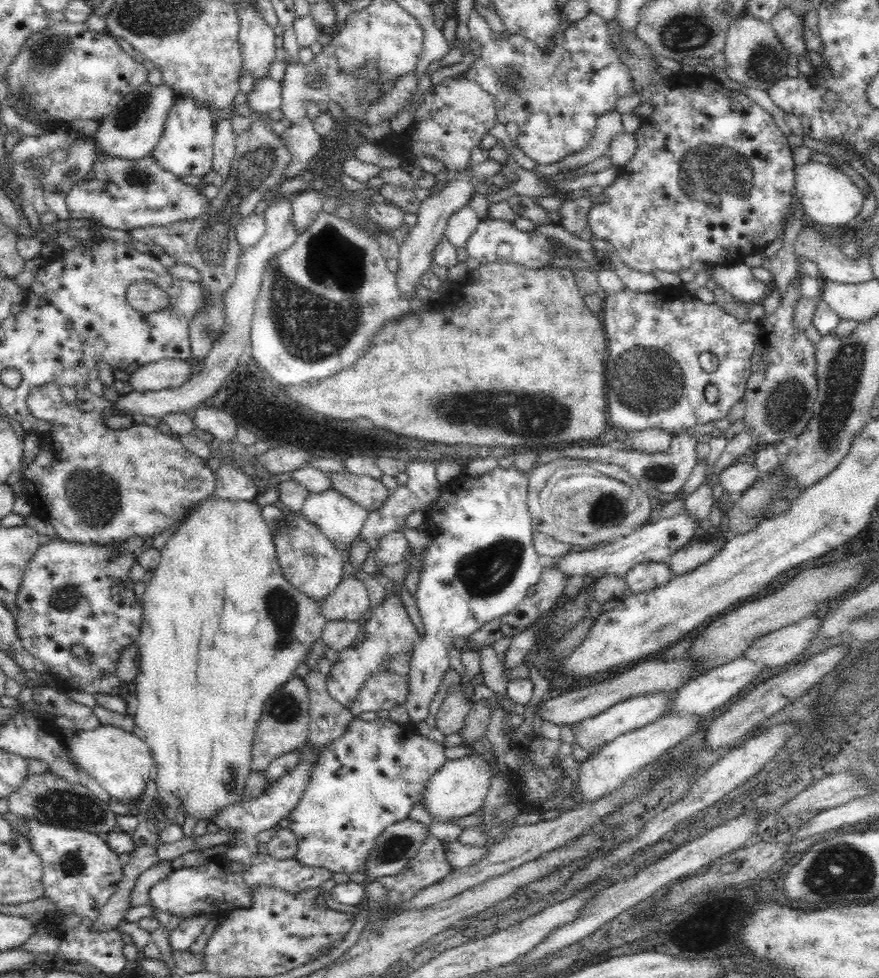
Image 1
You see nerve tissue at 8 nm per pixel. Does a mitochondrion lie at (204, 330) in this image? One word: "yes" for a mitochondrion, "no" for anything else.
yes

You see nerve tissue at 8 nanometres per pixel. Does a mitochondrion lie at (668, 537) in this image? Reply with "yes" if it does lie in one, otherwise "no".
no

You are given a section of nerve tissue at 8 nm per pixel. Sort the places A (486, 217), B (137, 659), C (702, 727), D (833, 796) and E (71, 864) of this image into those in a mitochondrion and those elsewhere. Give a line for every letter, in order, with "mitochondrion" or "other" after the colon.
A: other
B: other
C: other
D: other
E: mitochondrion

